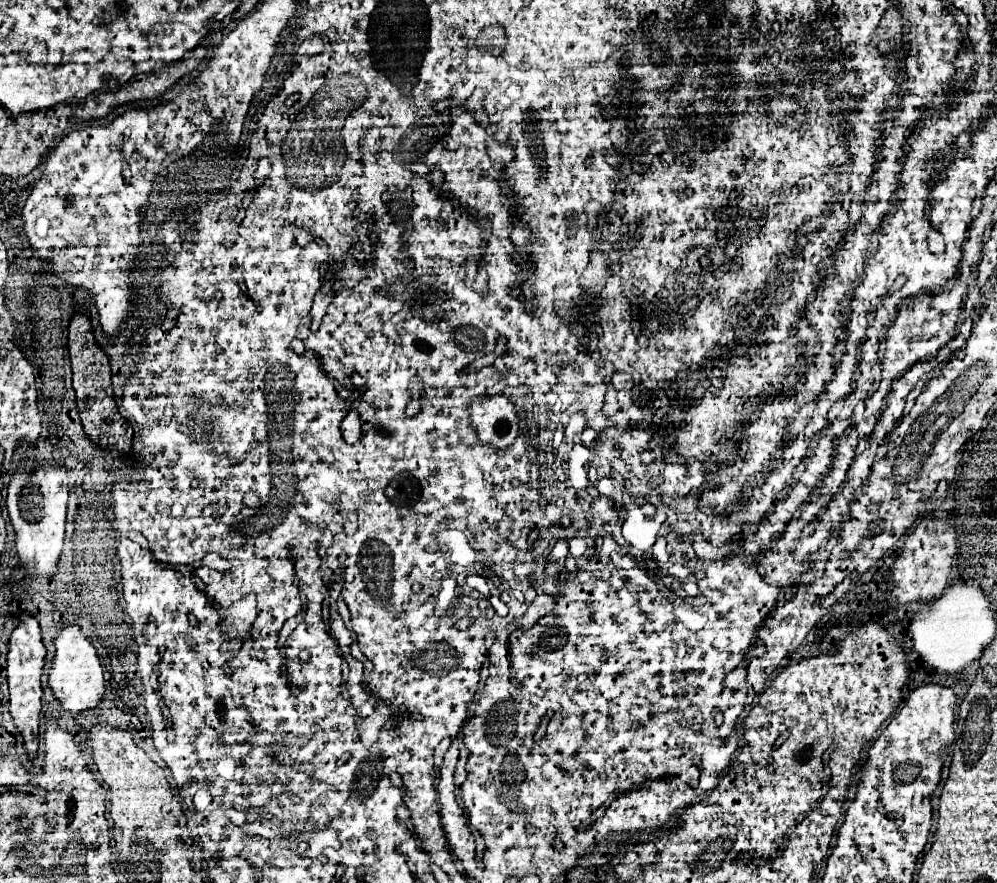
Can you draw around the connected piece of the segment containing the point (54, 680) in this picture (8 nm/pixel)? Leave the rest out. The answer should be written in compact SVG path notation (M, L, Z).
M67 625L59 629L59 635L55 639L55 659L49 673L49 687L59 699L61 707L73 715L81 715L89 709L95 709L103 699L105 683L97 651L77 625Z

